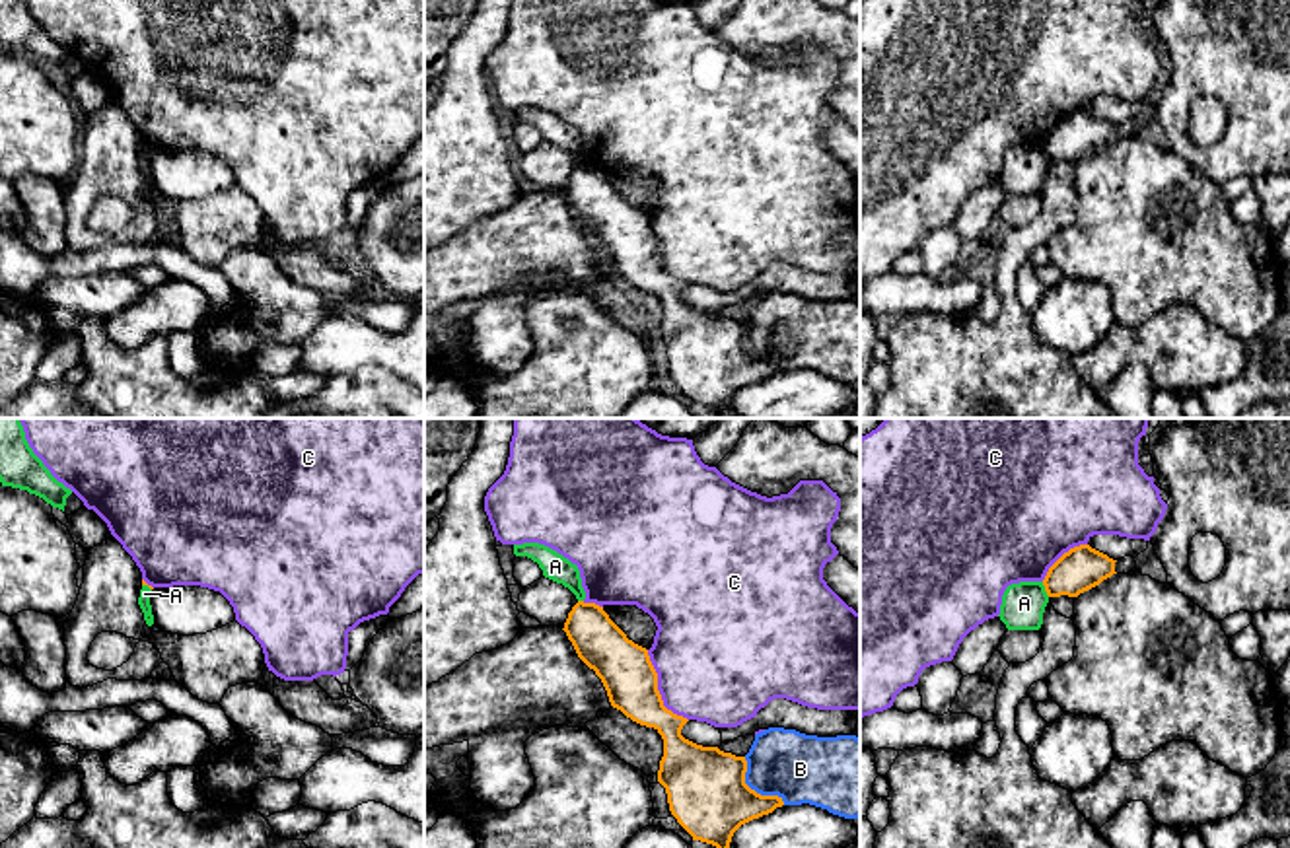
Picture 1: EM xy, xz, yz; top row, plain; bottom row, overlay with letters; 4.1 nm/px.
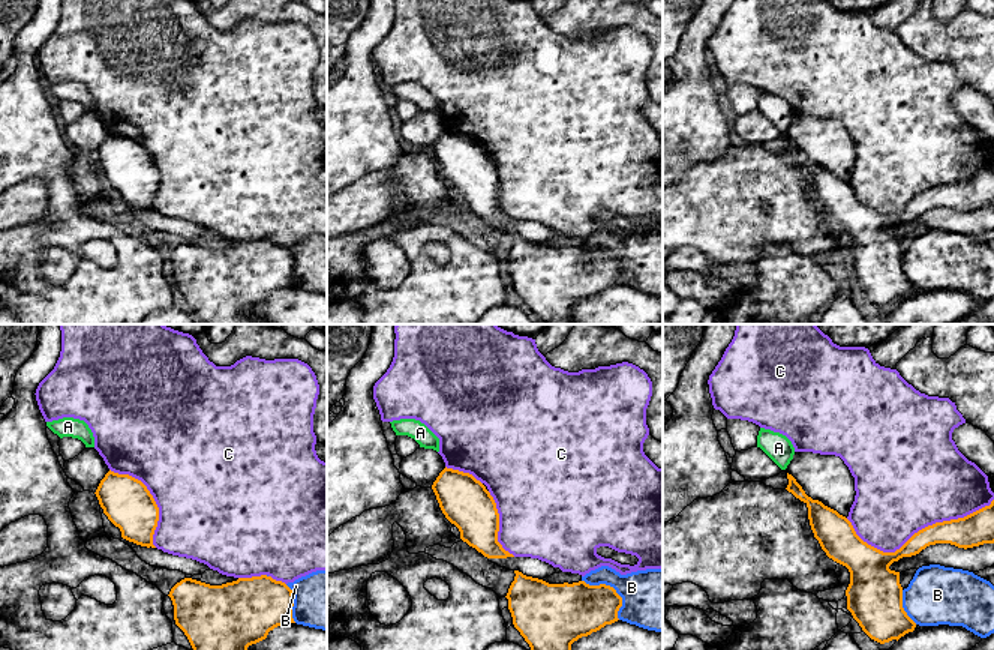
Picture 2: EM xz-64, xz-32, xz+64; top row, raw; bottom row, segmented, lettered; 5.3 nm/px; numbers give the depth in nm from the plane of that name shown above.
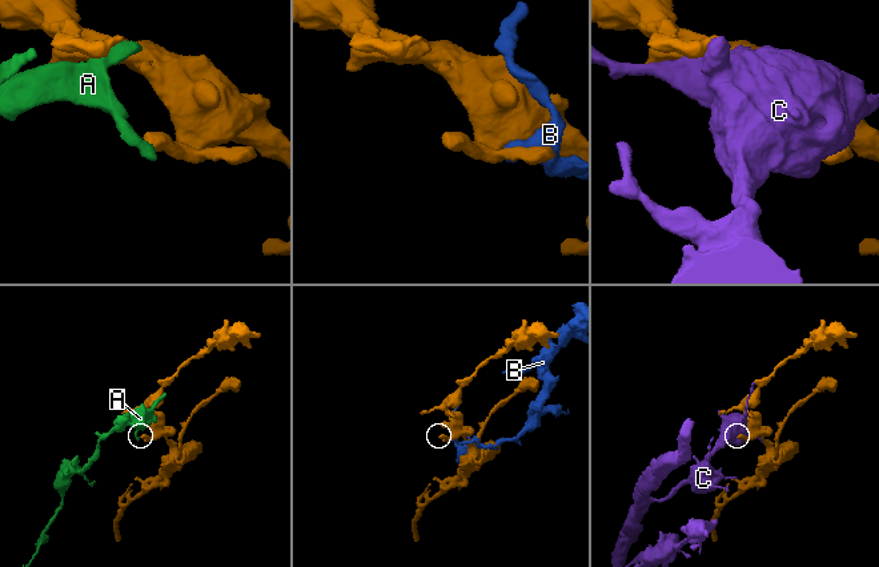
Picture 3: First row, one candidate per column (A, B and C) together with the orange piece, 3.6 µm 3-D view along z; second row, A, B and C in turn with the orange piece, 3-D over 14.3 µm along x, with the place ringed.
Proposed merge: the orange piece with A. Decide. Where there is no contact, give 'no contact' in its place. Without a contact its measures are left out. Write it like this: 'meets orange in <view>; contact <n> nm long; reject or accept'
meets orange in yz; contact 70 nm long; reject

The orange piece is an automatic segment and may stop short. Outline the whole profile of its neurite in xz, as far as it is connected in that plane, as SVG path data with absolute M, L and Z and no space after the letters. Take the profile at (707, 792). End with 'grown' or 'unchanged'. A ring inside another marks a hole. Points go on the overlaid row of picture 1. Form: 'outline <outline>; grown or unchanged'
outline M578 601L562 630L601 679L611 706L662 735L658 782L665 788L671 815L693 840L730 848L741 825L784 805L782 797L761 795L745 784L745 757L681 735L689 720L663 706L648 650L628 640L603 607Z; unchanged

